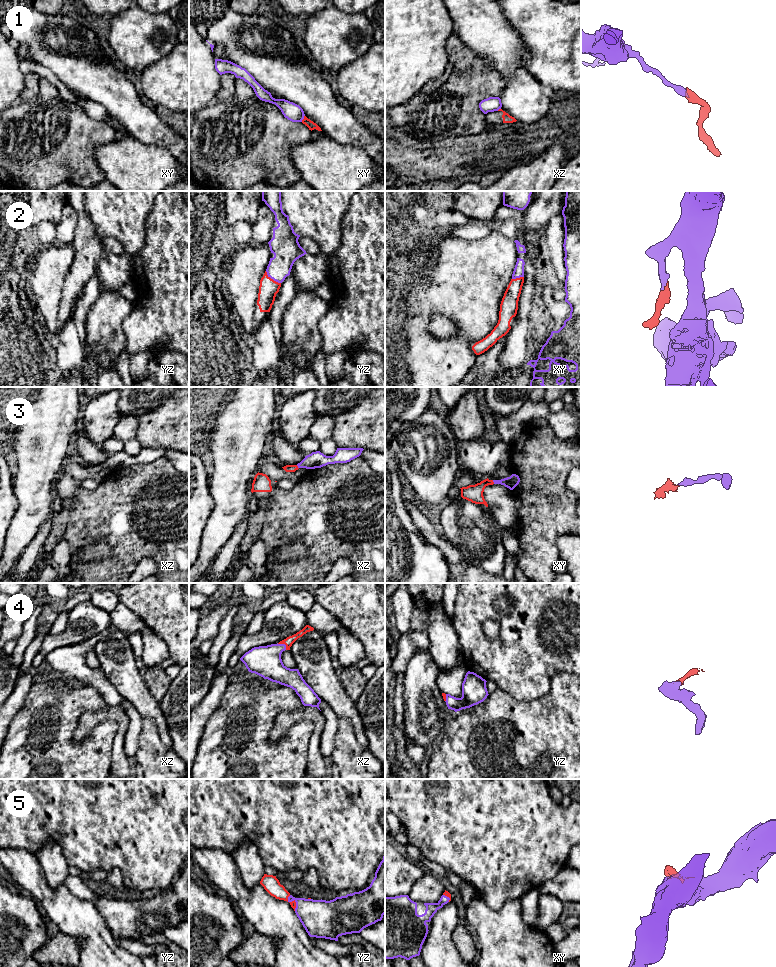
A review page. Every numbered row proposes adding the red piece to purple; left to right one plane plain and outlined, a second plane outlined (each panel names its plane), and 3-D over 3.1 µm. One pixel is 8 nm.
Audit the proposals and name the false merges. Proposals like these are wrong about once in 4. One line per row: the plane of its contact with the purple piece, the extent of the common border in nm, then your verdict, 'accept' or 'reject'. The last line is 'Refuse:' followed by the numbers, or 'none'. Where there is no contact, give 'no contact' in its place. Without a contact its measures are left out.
1: meets purple in xy; contact 60 nm long; reject
2: meets purple in yz; contact 160 nm long; accept
3: meets purple in xy; contact 40 nm long; accept
4: meets purple in xz; contact 90 nm long; accept
5: meets purple in yz; contact 140 nm long; accept
Refuse: 1

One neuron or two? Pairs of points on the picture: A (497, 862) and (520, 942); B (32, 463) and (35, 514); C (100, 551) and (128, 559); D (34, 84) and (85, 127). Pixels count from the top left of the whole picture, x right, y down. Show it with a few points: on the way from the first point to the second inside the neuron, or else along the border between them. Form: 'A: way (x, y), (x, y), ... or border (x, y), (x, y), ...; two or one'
A: border (519, 898), (507, 900), (498, 909), (484, 901); two
B: way (35, 476), (35, 501); one
C: border (110, 545), (107, 556), (87, 562); two
D: border (41, 78), (39, 93), (32, 99), (19, 100); two

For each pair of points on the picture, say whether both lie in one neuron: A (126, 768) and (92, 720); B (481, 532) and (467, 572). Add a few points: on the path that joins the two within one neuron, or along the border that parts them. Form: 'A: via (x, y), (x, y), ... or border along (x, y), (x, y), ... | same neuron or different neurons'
A: via (119, 750), (121, 723), (114, 716), (110, 716) | same neuron
B: border along (455, 546), (467, 562), (480, 566), (487, 572) | different neurons

